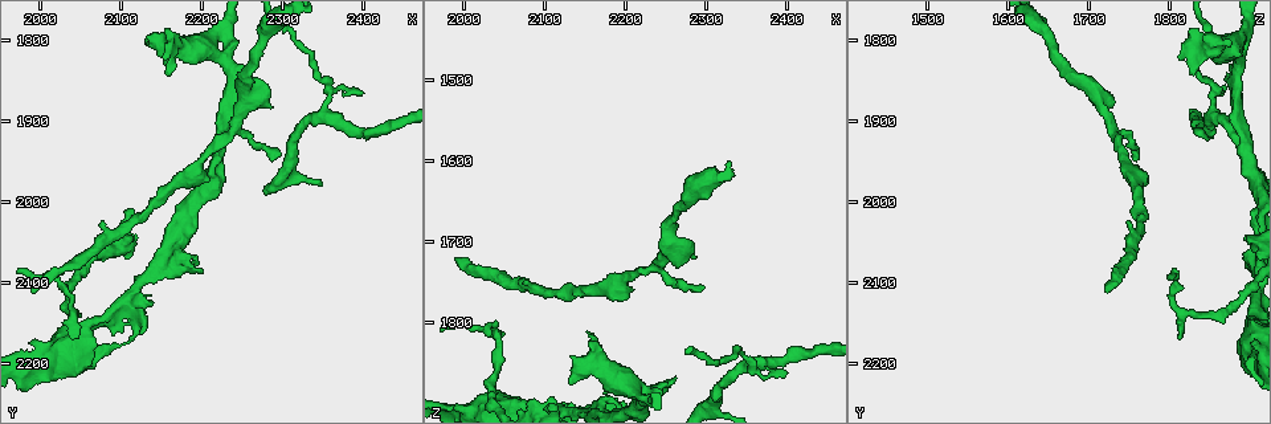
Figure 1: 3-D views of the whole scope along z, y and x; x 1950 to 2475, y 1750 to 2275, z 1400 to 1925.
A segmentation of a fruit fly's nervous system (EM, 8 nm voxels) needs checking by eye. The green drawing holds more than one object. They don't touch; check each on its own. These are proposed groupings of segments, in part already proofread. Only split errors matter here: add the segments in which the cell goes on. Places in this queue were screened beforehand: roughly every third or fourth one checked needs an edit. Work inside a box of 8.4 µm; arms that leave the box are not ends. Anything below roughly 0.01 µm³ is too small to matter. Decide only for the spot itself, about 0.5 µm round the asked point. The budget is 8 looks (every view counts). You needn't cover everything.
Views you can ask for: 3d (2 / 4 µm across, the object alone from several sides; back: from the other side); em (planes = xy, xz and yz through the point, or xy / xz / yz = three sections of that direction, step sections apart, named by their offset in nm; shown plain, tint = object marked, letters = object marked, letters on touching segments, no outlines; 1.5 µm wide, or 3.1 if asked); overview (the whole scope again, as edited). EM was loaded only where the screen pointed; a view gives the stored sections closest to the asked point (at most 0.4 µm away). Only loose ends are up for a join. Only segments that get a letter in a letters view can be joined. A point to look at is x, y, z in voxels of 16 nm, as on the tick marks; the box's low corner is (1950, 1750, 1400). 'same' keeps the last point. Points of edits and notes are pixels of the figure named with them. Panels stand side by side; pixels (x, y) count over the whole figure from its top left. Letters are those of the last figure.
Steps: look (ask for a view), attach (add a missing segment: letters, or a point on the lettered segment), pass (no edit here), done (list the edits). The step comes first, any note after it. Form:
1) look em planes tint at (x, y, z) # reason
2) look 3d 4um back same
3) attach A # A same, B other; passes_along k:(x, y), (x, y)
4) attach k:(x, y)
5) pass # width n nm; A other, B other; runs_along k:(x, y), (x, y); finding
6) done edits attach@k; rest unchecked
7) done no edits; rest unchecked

look 3d 4um at (2040, 2165, 1815) # free end

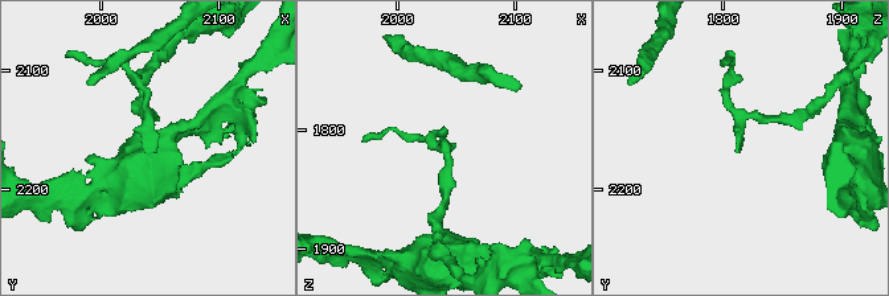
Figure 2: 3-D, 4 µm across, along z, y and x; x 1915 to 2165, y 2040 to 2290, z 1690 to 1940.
look em planes letters at (2040, 2166, 1810)

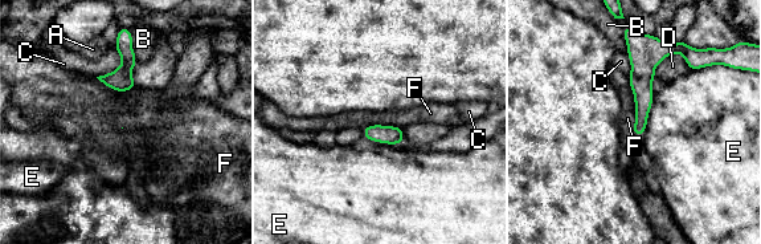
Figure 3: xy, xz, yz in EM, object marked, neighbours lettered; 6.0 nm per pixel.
pass # A other, B other, C other, D other, E other, F other; none of them fits

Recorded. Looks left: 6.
look em xz step 8 letters at (1995, 2110, 1725) # branch stops here

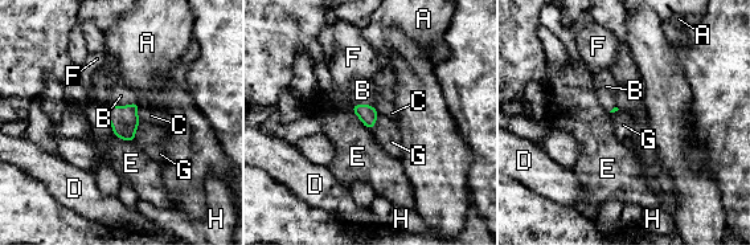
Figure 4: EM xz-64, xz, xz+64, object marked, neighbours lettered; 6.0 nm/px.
look em planes letters same # cut it another way

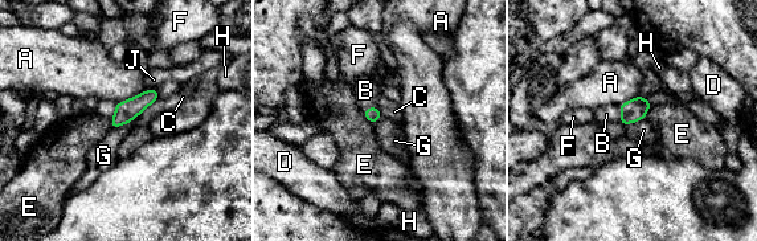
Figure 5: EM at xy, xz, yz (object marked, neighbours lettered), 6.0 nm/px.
attach B # longest_contact A 240 nm; A other, B same, C other, D other, E other, F other, G other, H other, J other; passes_along 5:(635, 109), (621, 114), (606, 114); it goes on there

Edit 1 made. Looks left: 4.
look 3d 4um at (2395, 1870, 1860) # free end

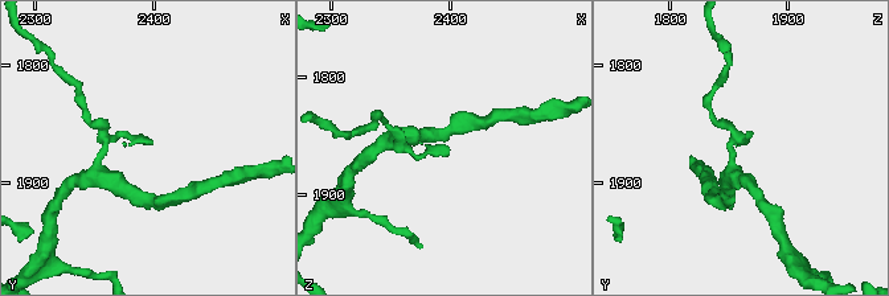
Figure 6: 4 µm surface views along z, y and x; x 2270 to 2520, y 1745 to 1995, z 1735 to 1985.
look em planes plain at (2396, 1866, 1862) # need the tissue

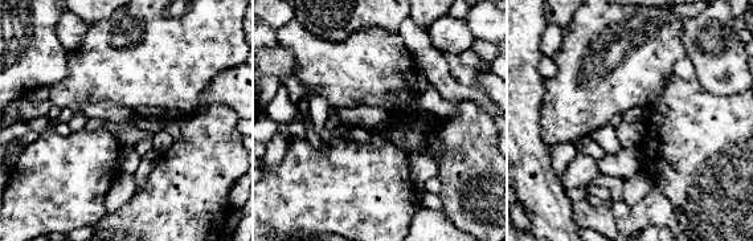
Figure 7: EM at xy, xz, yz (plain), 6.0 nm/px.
look em planes letters same

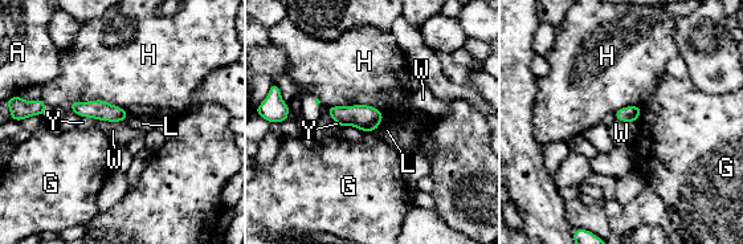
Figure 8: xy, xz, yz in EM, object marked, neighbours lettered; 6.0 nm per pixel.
pass # width 100 nm; longest_contact H 380 nm; A other, G other, H other, L other, W other, Y other; no lettered segment goes on from it

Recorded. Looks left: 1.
done edits attach@5; rest unchecked

